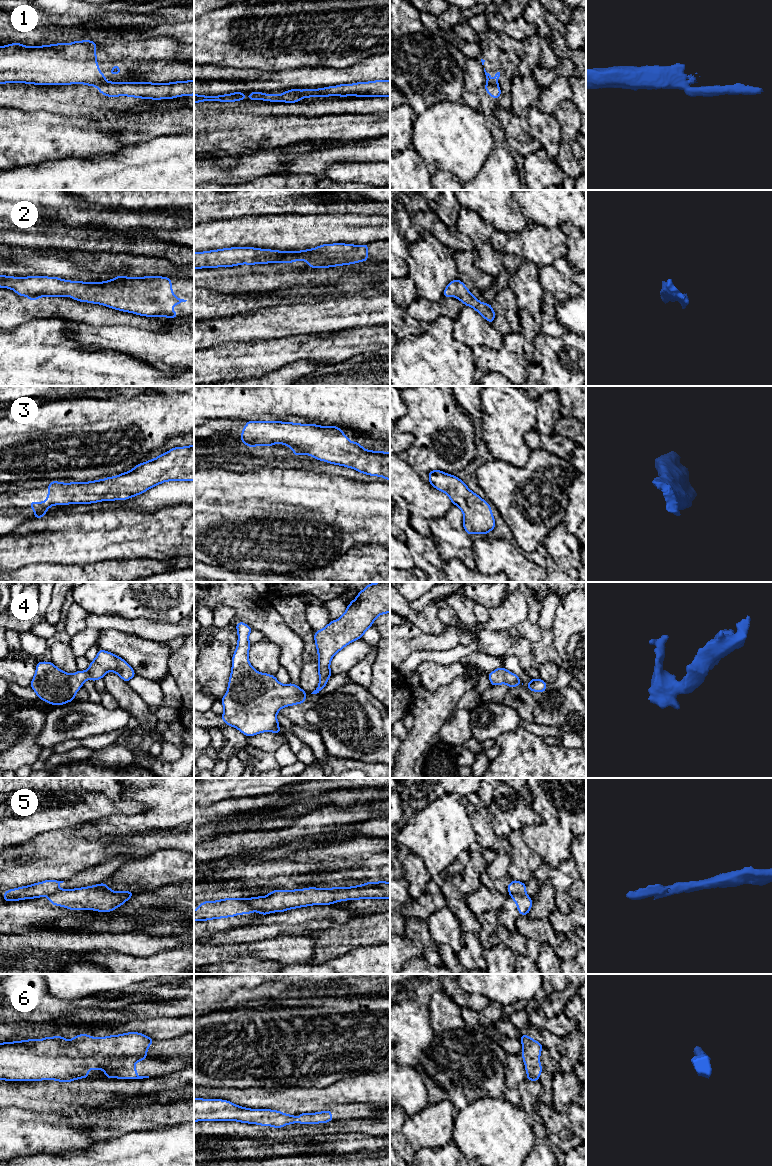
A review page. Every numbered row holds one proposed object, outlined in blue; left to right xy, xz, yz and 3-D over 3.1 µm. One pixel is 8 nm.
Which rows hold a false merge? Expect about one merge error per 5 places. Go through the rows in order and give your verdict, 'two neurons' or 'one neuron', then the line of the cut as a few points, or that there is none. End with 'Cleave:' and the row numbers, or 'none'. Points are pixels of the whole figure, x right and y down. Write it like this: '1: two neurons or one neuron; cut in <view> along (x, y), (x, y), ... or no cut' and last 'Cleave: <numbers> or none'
1: two neurons; cut in xy along (108, 82), (102, 83), (97, 87)
2: one neuron; no cut
3: one neuron; no cut
4: one neuron; no cut
5: two neurons; cut in yz along (525, 894), (512, 893), (510, 895)
6: one neuron; no cut
Cleave: 1, 5

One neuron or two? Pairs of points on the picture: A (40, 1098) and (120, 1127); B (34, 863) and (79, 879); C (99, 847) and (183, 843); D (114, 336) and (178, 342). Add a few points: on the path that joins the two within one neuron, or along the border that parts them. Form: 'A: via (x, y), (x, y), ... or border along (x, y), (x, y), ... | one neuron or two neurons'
A: via (60, 1098), (70, 1098), (84, 1111), (100, 1118) | one neuron
B: border along (93, 866), (80, 871), (64, 881) | two neurons
C: via (120, 846), (137, 846), (152, 841), (162, 841) | one neuron
D: via (130, 340), (136, 342), (162, 342) | one neuron

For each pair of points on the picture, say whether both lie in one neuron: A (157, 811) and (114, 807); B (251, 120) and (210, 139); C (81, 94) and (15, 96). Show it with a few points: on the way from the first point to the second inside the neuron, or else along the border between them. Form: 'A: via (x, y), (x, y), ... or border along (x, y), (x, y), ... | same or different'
A: border along (138, 802), (145, 806), (140, 813) | different
B: via (239, 121), (222, 121), (214, 127) | same
C: via (65, 96), (31, 96) | same

